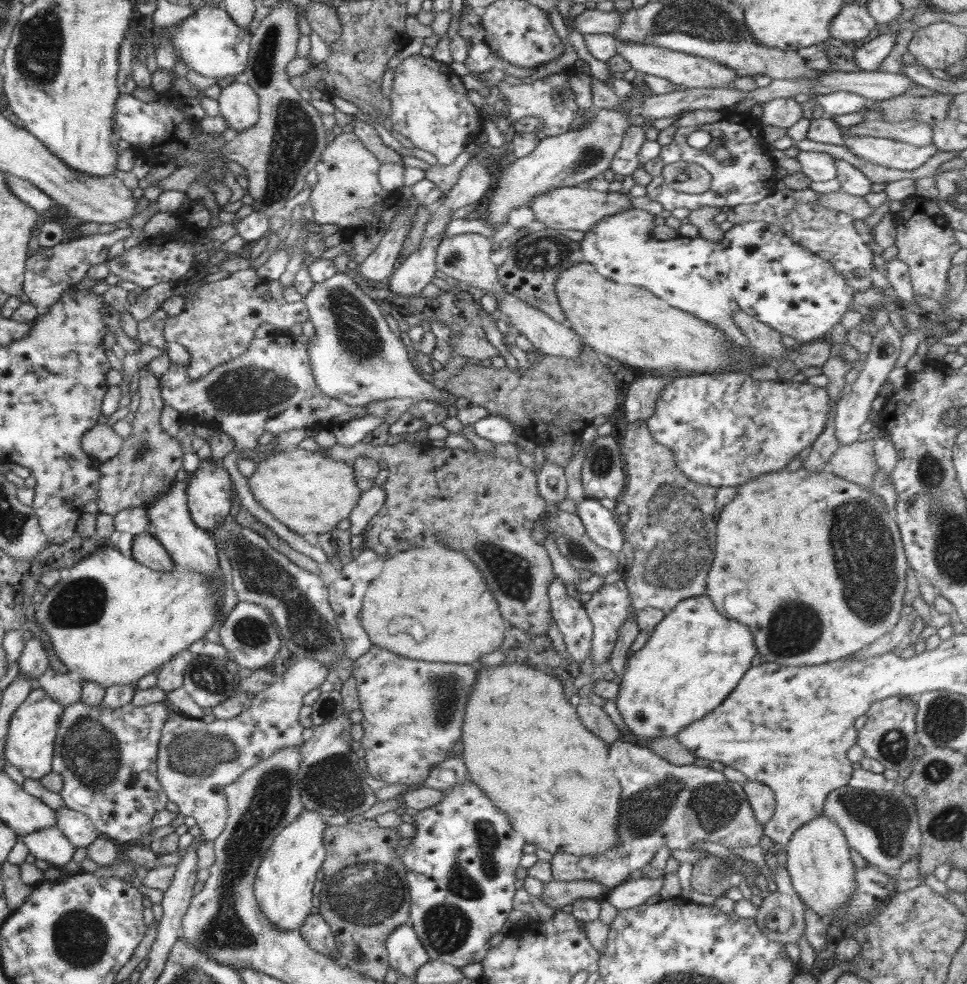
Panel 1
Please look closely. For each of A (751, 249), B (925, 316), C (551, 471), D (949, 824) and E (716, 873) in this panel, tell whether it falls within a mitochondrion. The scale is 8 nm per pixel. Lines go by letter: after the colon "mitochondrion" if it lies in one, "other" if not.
A: other
B: other
C: other
D: mitochondrion
E: mitochondrion

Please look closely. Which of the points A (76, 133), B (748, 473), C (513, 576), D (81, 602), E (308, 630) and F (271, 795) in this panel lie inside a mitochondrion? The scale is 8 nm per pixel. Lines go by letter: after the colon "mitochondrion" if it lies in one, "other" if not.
A: other
B: other
C: mitochondrion
D: mitochondrion
E: mitochondrion
F: mitochondrion

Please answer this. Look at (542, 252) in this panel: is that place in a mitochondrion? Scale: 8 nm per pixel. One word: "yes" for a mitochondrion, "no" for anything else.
yes

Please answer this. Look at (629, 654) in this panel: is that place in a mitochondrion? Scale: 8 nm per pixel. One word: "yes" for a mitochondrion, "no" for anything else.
no

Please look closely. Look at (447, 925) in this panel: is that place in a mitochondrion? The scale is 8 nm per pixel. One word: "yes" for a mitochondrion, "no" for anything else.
yes

